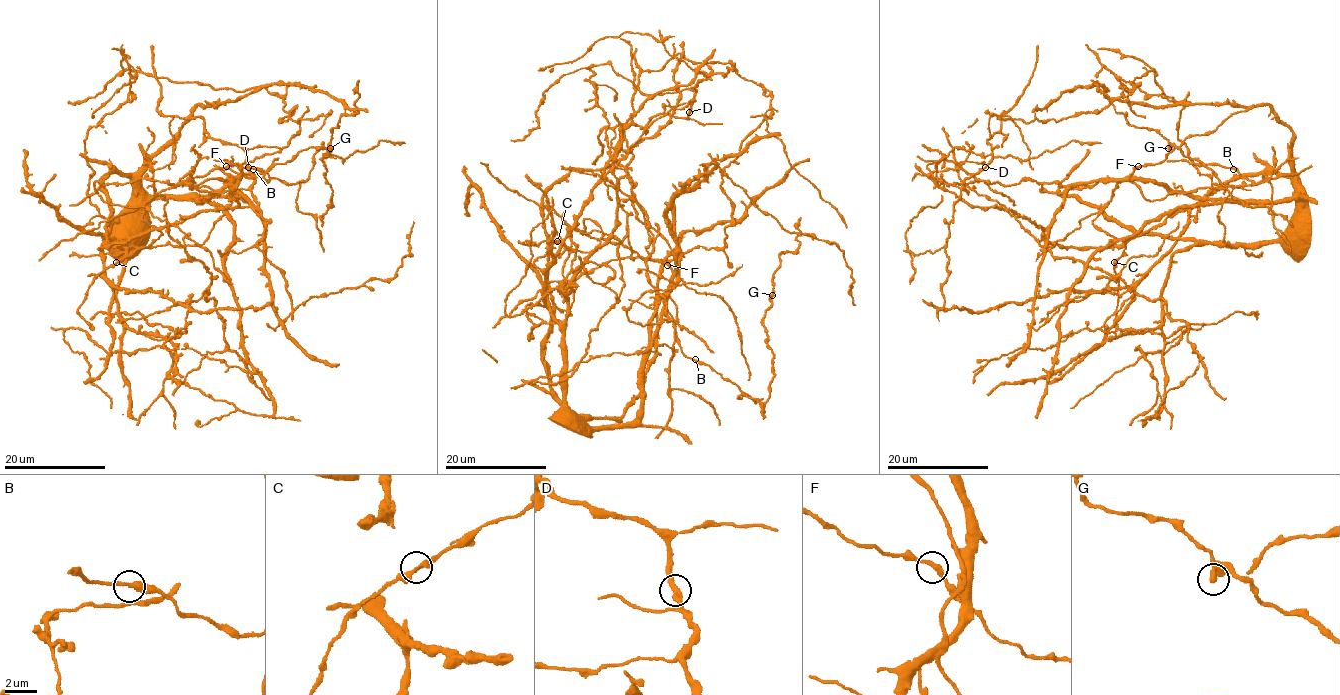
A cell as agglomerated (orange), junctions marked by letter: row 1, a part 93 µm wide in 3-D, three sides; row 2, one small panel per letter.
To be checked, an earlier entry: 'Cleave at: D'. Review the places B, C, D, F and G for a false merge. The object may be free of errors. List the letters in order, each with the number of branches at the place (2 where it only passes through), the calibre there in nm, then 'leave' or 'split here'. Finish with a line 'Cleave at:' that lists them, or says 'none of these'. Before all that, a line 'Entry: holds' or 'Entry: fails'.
Entry: fails
B: branches 2; calibre 320 nm; leave
C: branches 2; calibre 360 nm; leave
D: branches 2; calibre 320 nm; leave
F: branches 2; calibre 280 nm; leave
G: branches 2; calibre 320 nm; leave
Cleave at: none of these

